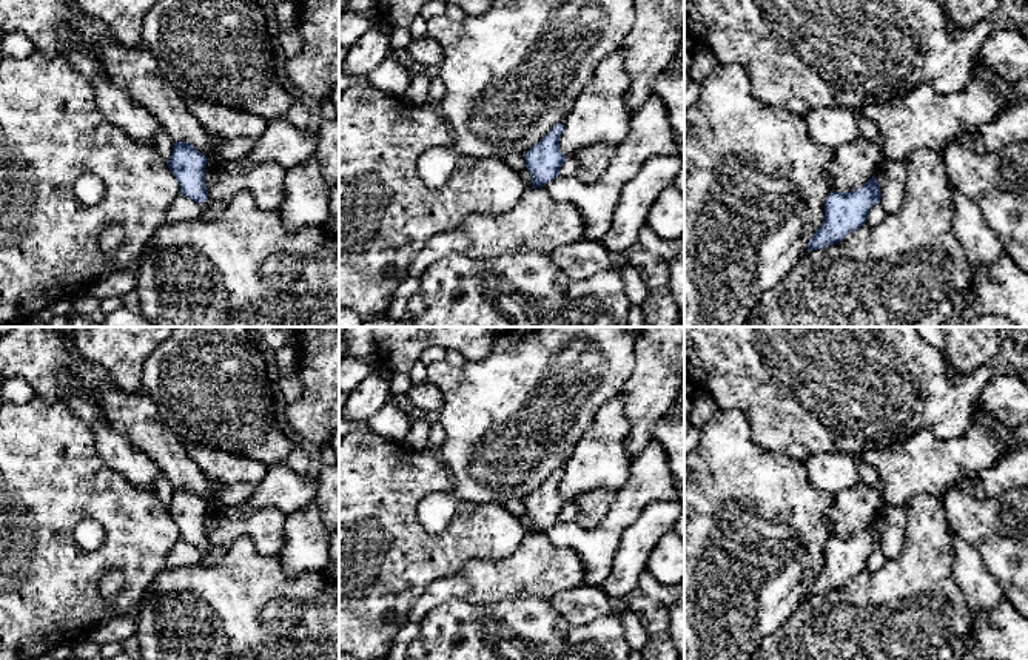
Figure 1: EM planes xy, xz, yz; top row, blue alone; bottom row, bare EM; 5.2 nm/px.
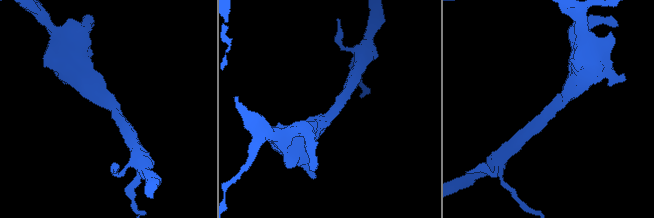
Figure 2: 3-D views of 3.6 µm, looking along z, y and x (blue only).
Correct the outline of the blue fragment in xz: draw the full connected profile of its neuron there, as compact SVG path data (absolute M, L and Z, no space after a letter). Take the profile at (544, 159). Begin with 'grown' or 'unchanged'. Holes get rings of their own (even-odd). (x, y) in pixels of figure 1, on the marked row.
unchanged; M556 123L538 143L524 153L533 188L543 188L559 176L559 168L567 159L559 148L563 131L564 125Z

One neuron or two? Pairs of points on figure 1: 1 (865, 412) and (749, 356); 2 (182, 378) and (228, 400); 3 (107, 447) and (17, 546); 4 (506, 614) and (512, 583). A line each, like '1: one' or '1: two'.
1: one
2: one
3: two
4: two

